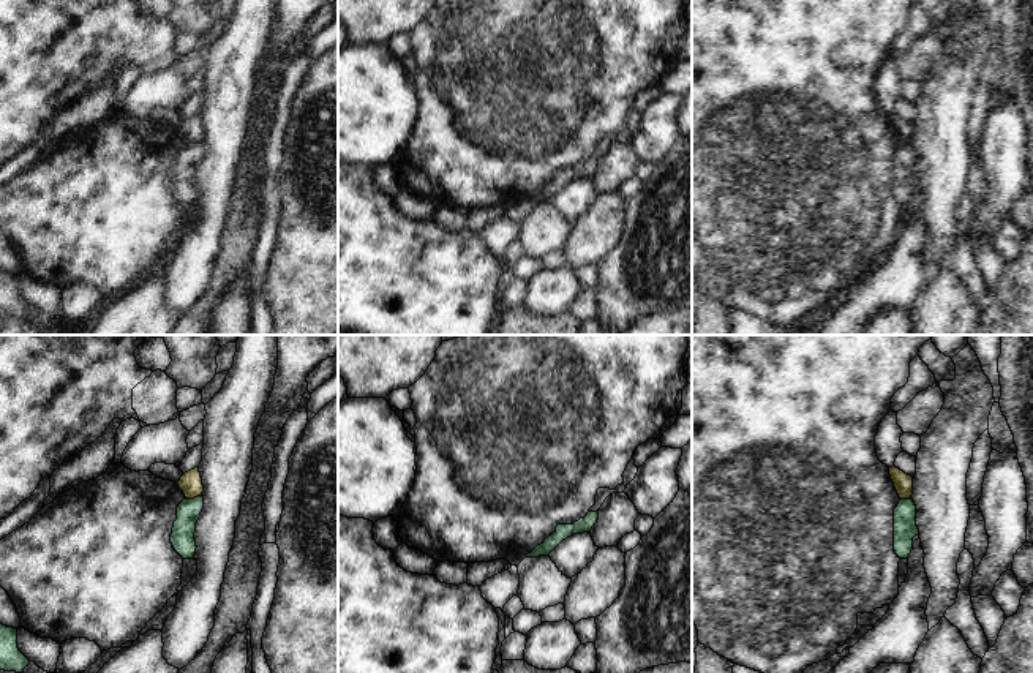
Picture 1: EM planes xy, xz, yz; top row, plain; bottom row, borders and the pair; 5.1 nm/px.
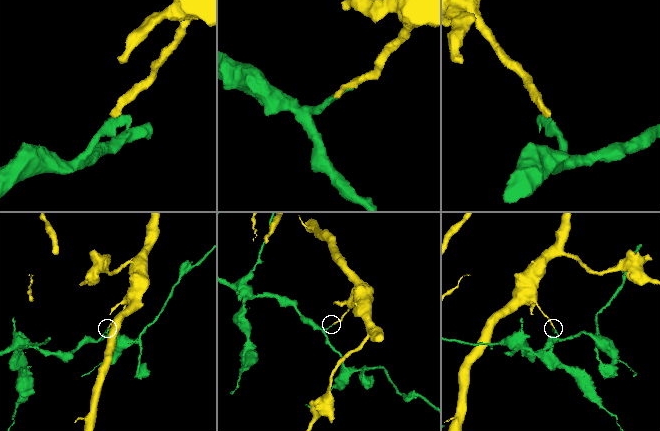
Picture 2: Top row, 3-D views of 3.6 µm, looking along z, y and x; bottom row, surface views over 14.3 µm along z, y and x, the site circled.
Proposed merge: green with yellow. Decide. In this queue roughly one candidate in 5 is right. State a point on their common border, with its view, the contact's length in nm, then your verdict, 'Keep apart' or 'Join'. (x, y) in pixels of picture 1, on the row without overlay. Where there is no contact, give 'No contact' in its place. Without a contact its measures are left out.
Touches green at xy (195, 144). Shared border 90 nm. Keep apart.

